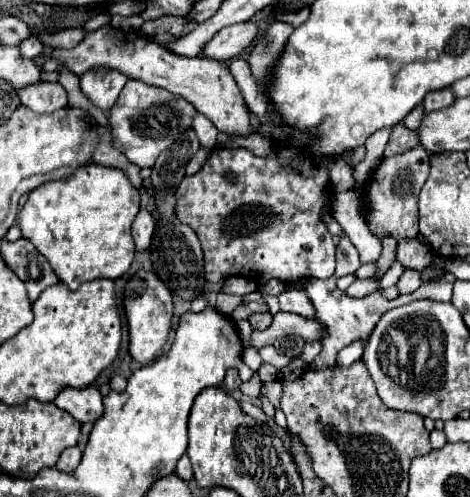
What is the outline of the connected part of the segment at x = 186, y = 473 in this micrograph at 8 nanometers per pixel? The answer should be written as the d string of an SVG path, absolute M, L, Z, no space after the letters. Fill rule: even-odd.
M182 455L180 459L178 459L178 465L176 465L176 471L174 471L180 479L184 479L184 481L188 481L190 477L192 477L192 467L190 467L190 461L188 461L188 457L186 455Z

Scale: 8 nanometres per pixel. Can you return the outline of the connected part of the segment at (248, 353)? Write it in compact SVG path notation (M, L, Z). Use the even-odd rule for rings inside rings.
M255 348L246 349L243 352L242 359L253 371L257 371L263 363L259 352Z

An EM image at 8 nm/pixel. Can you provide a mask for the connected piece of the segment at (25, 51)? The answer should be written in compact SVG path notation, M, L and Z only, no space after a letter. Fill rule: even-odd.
M28 37L28 39L20 41L16 47L18 47L20 55L26 57L26 59L34 59L36 55L42 53L42 43L40 43L36 37Z

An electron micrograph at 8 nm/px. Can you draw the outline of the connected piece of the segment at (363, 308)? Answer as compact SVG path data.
M316 279L314 283L308 285L308 299L310 303L314 305L314 311L316 311L316 317L320 321L324 321L324 325L328 325L328 329L332 329L332 337L328 345L322 345L322 353L318 355L310 363L310 367L314 369L328 369L334 365L336 361L336 353L346 347L348 343L352 341L366 341L368 339L368 333L372 333L372 329L376 327L376 321L380 321L380 317L384 315L384 311L388 311L390 307L400 307L418 299L432 299L434 301L450 301L452 297L452 285L448 282L430 282L422 284L415 292L411 294L402 294L399 298L392 299L392 301L386 301L382 295L380 295L380 289L374 291L372 295L364 297L364 299L354 299L354 297L348 297L344 291L340 291L336 287L336 279Z

